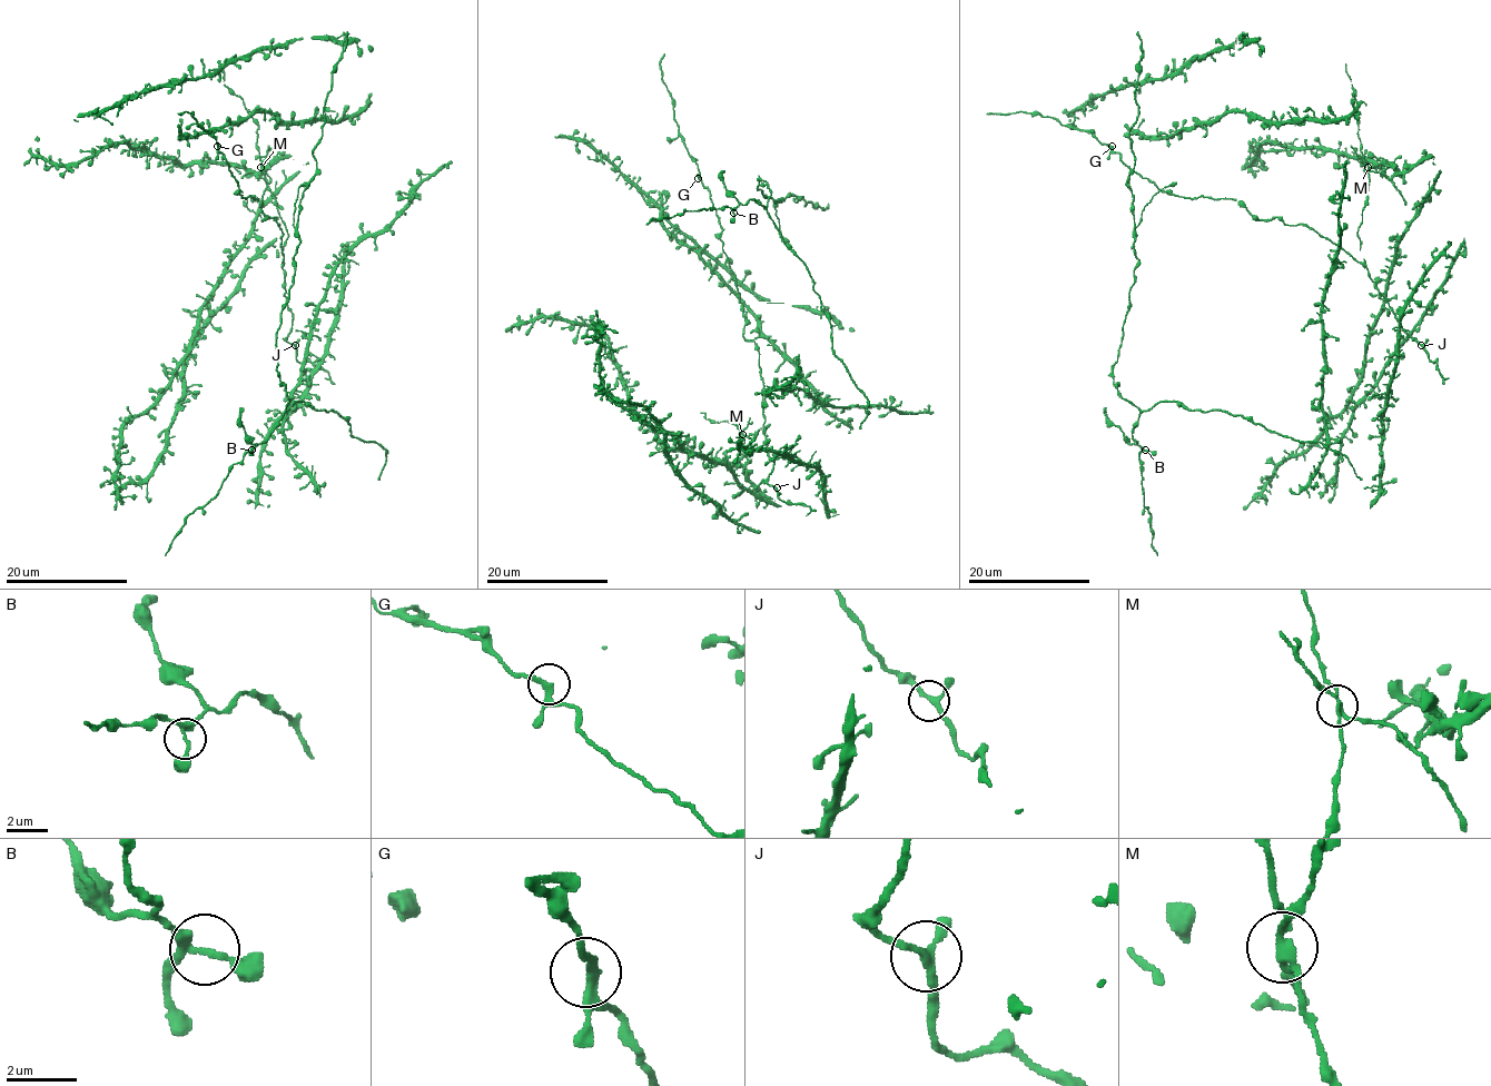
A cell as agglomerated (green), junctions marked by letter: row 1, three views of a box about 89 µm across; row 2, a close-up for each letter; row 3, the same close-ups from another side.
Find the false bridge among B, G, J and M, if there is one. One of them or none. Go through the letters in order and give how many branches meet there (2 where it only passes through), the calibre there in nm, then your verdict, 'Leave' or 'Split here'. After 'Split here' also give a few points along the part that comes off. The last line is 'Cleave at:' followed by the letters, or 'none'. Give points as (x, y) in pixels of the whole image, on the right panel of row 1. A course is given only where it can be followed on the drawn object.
B: Branches: 3. Thickness 200 nm. Leave
G: Branches: 3. Thickness 220 nm. Leave
J: Branches: 3. Thickness 200 nm. Leave
M: Branches: 3. Thickness 190 nm. Split here. Course of the part to remove: (1368, 168), (1381, 173), (1393, 183), (1405, 205)
Cleave at: M

